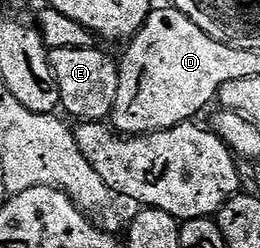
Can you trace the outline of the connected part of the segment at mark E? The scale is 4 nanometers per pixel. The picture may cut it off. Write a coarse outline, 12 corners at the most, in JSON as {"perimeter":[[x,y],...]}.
{"perimeter":[[99,46],[51,49],[60,107],[107,120],[120,69]]}

